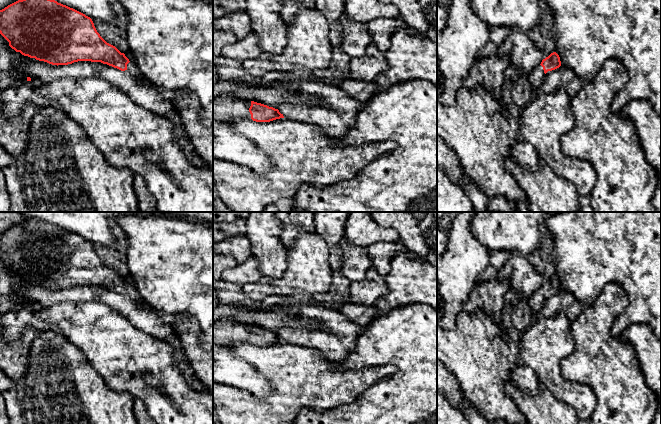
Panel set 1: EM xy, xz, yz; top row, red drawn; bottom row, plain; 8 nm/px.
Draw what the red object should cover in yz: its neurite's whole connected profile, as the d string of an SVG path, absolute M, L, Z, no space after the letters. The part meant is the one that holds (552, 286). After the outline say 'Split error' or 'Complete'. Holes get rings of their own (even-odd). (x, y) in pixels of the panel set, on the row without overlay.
M556 276L551 277L542 284L541 288L535 291L529 298L528 303L531 307L533 315L539 316L542 303L548 295L555 294L561 290L560 281Z. Split error

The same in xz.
M223 317L213 322L213 342L217 344L252 343L256 346L270 346L284 342L278 333L254 325L245 325Z. Split error

